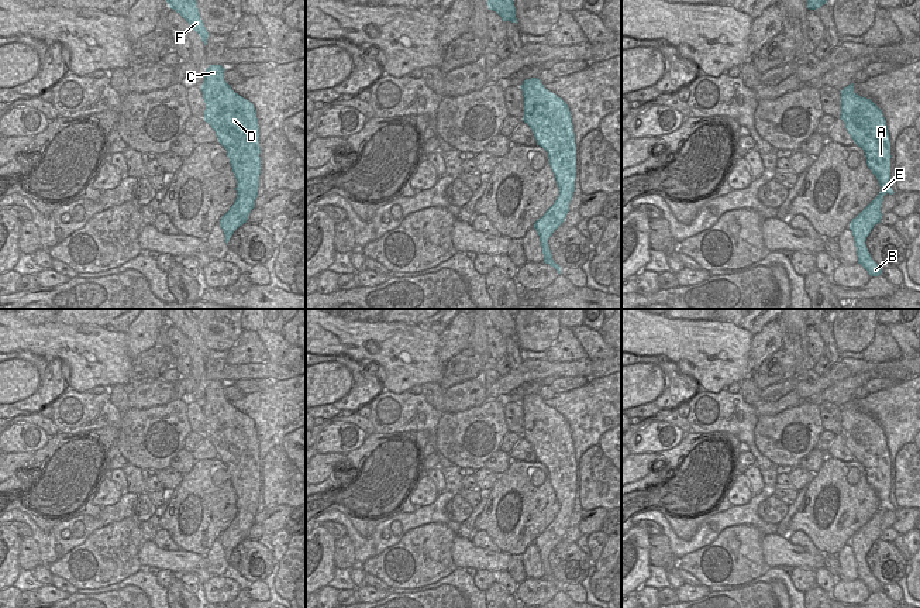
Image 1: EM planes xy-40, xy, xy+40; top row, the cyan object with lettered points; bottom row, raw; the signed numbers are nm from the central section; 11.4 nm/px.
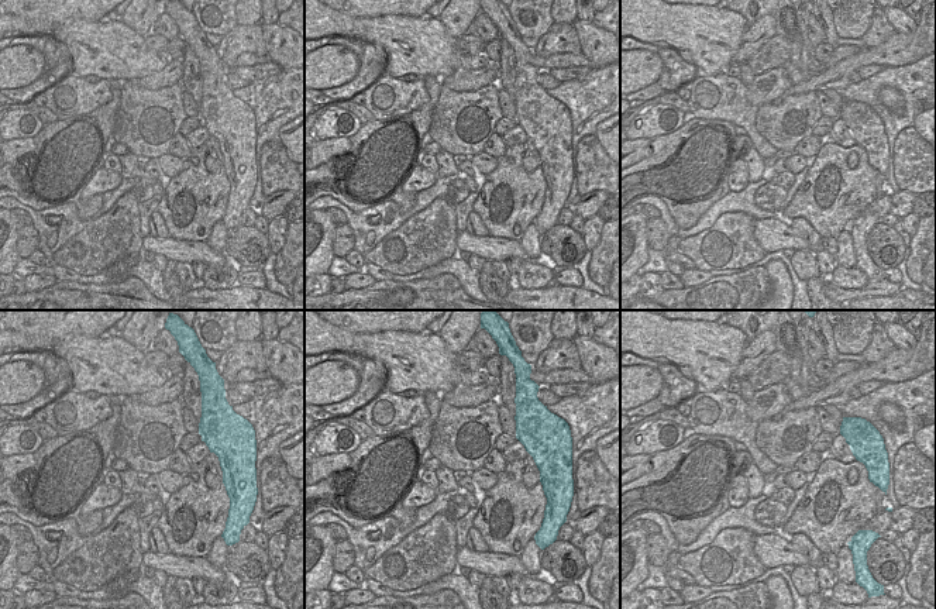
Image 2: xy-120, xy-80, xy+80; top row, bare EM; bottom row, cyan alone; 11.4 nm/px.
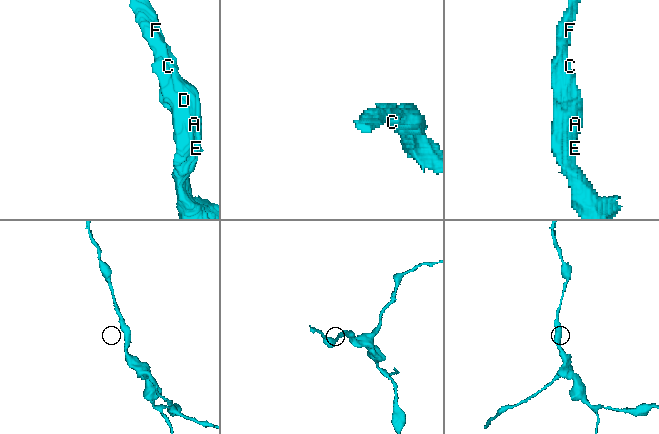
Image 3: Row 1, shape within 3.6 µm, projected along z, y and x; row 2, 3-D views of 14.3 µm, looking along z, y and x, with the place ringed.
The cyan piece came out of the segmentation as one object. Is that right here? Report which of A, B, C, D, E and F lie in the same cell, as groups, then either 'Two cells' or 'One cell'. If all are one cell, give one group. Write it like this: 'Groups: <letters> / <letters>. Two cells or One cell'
Groups: A B C D E F. One cell.

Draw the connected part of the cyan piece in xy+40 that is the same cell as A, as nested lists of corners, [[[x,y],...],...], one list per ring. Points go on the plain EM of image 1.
[[[854,399],[841,406],[841,432],[845,444],[854,458],[861,463],[866,473],[866,481],[876,492],[879,511],[850,539],[852,547],[858,580],[861,580],[871,592],[879,592],[882,584],[872,576],[866,564],[866,553],[875,540],[881,539],[881,522],[886,509],[895,508],[890,499],[890,457],[886,436],[882,426],[866,413],[854,408]]]

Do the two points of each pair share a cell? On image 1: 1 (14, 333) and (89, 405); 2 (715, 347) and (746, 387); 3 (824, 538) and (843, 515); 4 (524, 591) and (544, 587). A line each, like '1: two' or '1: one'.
1: two
2: two
3: one
4: one

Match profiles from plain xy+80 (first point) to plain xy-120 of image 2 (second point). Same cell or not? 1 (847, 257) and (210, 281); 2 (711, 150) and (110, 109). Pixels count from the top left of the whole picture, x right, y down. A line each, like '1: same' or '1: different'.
1: different
2: same

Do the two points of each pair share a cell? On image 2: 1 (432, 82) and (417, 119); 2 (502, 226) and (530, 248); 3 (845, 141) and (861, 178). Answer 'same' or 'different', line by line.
1: same
2: different
3: different

